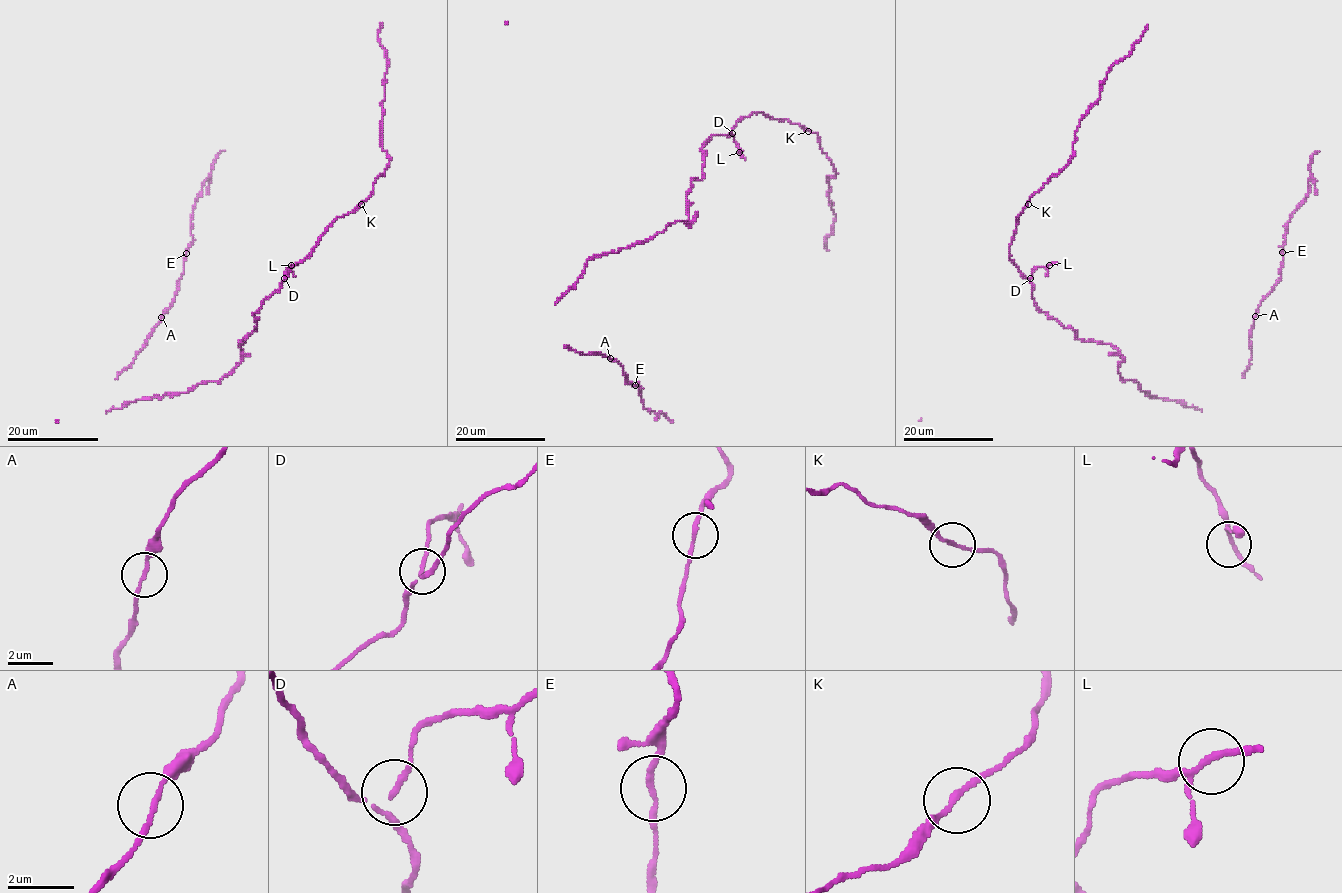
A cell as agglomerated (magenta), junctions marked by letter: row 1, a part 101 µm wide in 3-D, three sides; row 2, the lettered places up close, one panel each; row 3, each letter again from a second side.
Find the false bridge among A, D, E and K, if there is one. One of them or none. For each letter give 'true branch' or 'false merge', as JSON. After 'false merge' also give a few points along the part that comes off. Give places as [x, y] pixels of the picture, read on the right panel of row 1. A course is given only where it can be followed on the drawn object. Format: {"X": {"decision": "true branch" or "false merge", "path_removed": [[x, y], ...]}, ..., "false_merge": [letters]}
{"A": {"decision": "true branch"}, "D": {"decision": "true branch"}, "E": {"decision": "true branch"}, "K": {"decision": "true branch"}, "false_merge": []}

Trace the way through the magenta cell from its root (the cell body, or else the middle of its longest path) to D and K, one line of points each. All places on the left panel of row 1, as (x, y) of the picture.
D: (242, 360), (239, 342), (255, 330), (254, 314), (280, 288), (285, 278)
K: (242, 360), (239, 342), (255, 330), (254, 314), (262, 303), (335, 221), (361, 204)

